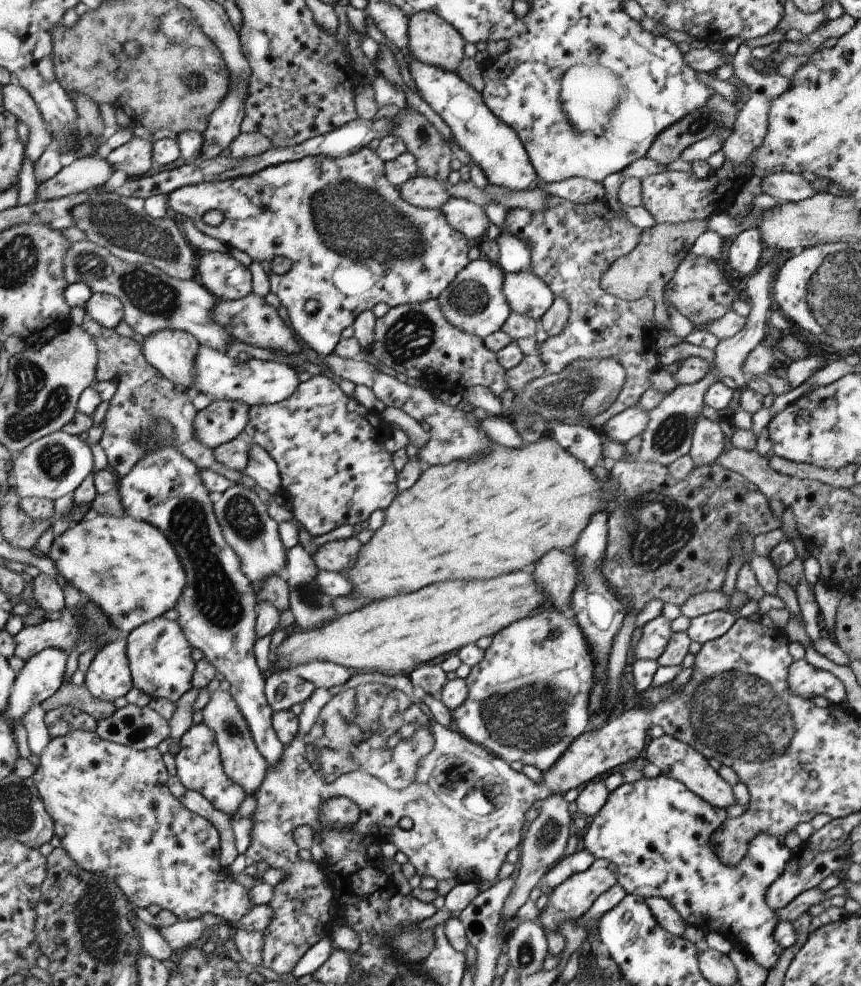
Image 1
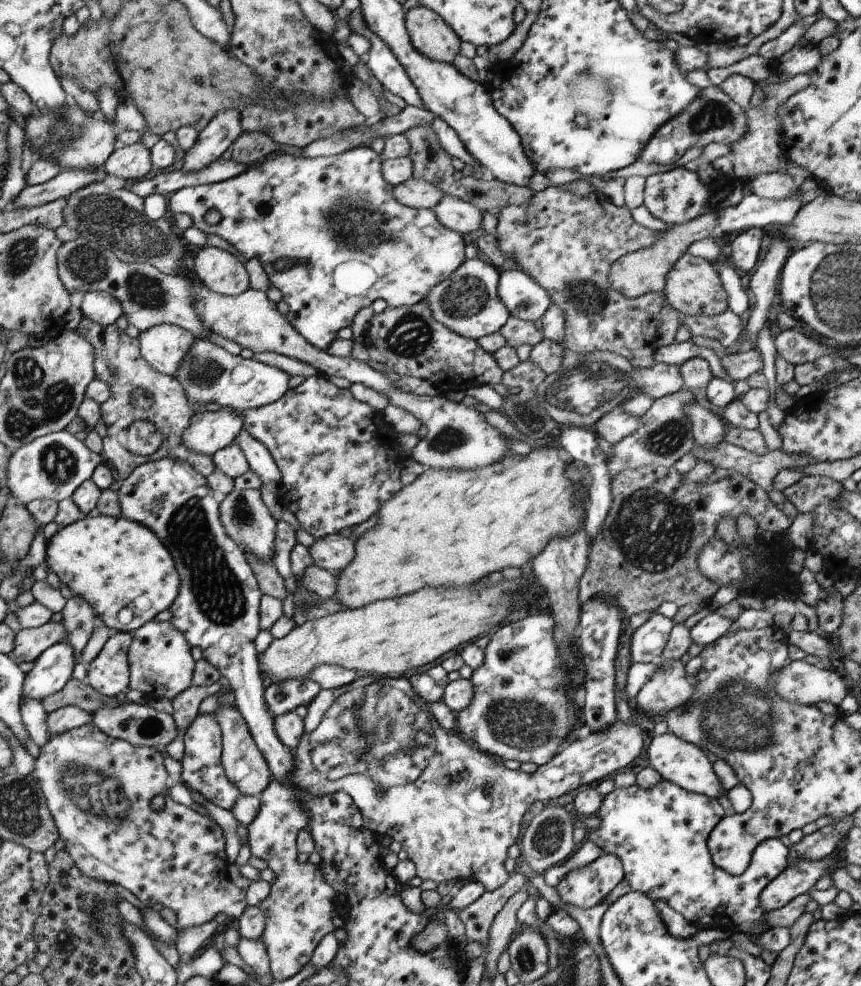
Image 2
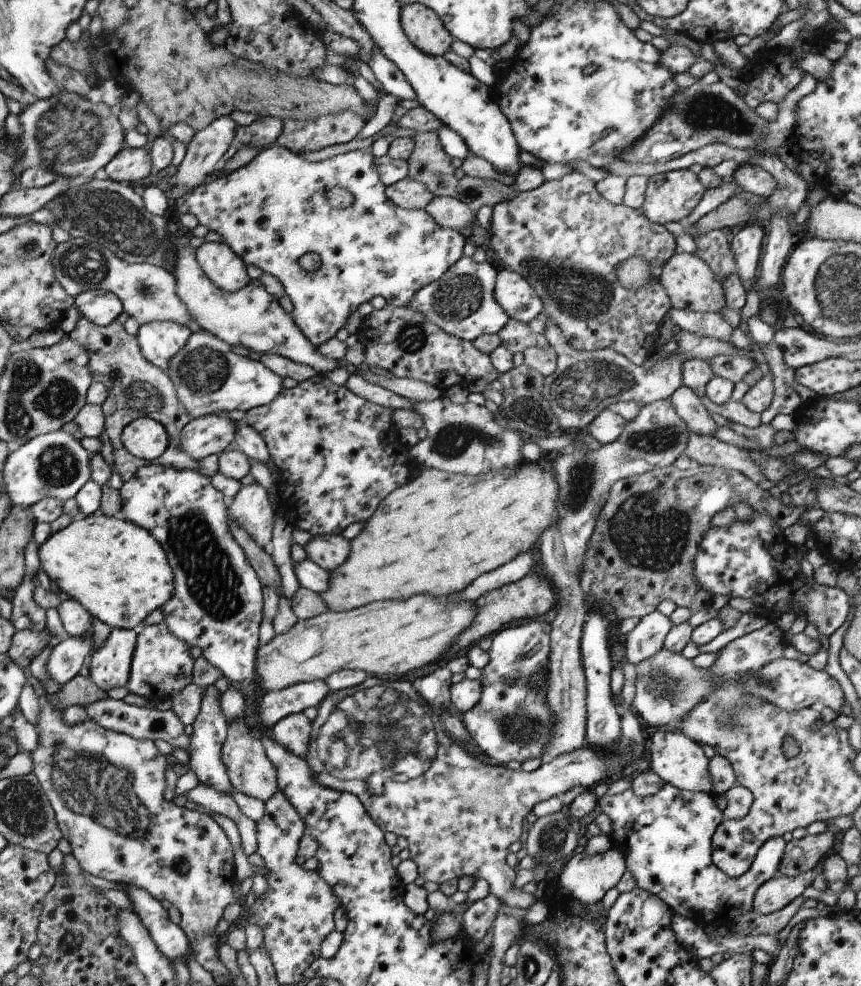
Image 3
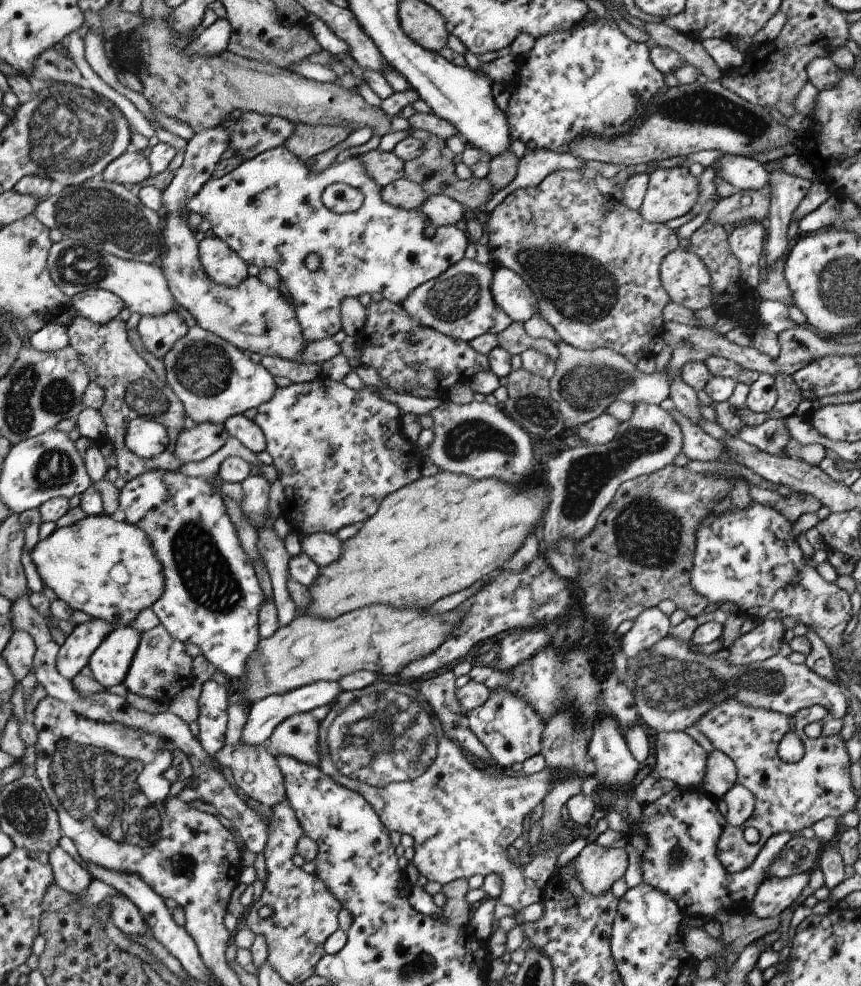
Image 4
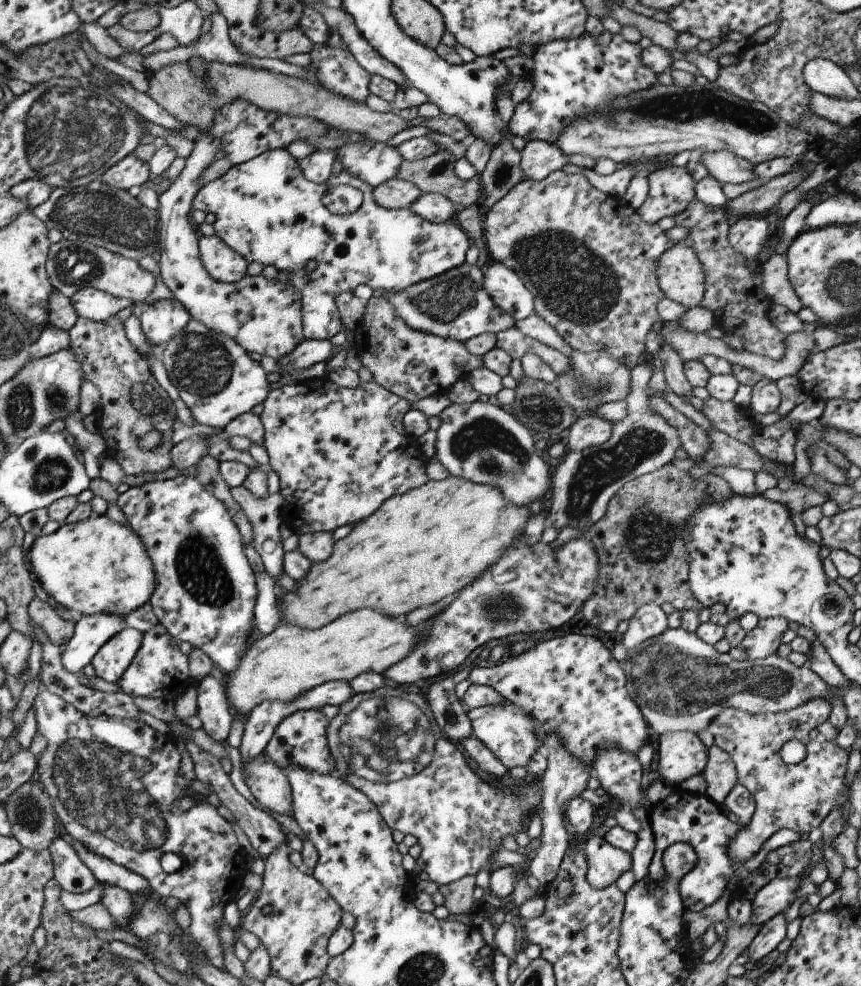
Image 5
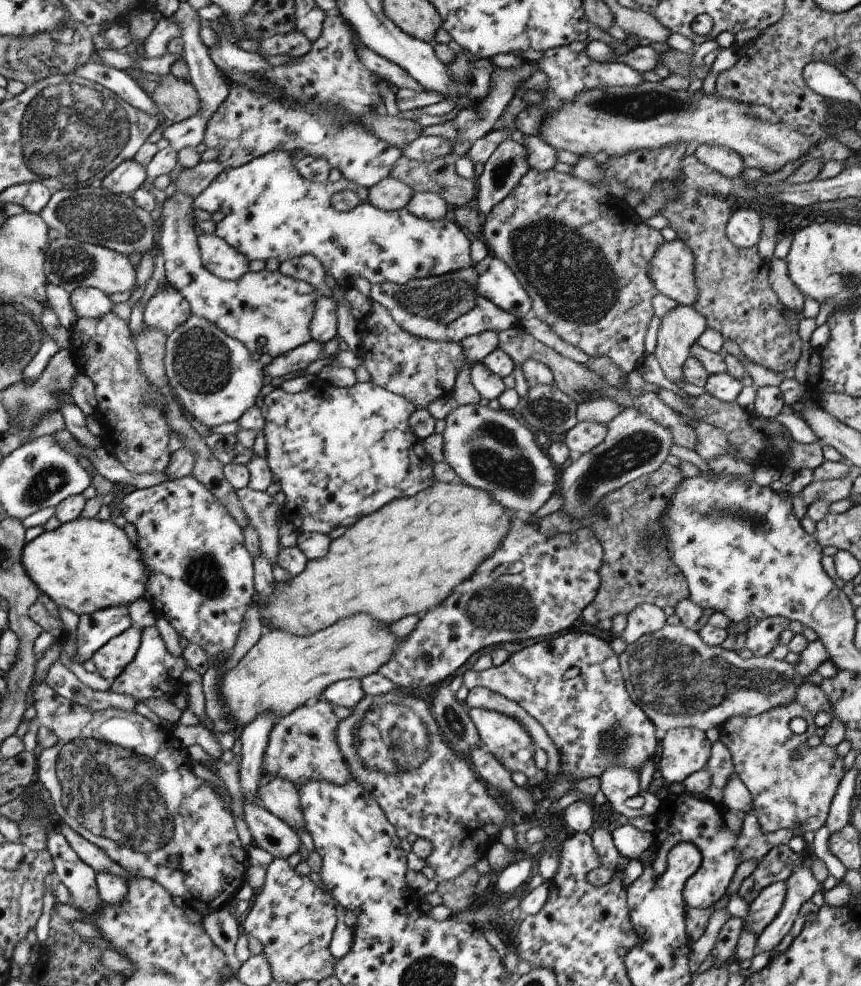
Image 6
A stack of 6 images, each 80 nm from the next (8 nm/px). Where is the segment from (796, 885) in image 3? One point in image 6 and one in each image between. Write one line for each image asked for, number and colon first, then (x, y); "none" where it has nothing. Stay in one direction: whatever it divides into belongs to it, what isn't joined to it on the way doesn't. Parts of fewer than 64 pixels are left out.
4: (775, 894)
5: (773, 898)
6: (763, 909)

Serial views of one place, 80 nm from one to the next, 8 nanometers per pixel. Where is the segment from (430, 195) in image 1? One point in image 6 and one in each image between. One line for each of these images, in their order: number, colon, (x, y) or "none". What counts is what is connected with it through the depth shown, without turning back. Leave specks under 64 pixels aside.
2: (417, 192)
3: (408, 193)
4: (402, 193)
5: (396, 193)
6: (390, 194)

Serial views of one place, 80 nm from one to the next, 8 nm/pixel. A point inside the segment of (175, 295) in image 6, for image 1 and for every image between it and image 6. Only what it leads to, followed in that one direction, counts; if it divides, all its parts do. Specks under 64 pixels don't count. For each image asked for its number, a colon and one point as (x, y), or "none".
1: (172, 352)
2: (163, 346)
3: (160, 340)
4: (159, 332)
5: (161, 320)

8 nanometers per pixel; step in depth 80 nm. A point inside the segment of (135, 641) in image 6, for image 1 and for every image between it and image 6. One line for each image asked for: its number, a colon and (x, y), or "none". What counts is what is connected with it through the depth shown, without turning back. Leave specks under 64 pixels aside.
1: (108, 677)
2: (108, 672)
3: (109, 667)
4: (110, 663)
5: (115, 656)

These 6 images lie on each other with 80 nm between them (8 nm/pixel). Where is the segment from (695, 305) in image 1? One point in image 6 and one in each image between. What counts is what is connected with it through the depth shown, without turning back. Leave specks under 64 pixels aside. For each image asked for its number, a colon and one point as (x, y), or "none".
2: (692, 286)
3: (690, 283)
4: (684, 276)
5: (679, 272)
6: (671, 269)

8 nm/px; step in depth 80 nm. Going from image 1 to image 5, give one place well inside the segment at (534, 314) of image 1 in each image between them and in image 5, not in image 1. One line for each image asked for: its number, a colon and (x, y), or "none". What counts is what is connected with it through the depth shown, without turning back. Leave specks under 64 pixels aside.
2: (526, 299)
3: (517, 297)
4: (512, 293)
5: (505, 286)

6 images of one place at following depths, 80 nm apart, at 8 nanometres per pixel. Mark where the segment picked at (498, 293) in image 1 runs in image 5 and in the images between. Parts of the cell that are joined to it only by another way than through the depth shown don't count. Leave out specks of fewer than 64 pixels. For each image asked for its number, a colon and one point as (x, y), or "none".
2: (468, 303)
3: (462, 302)
4: (460, 303)
5: (455, 305)

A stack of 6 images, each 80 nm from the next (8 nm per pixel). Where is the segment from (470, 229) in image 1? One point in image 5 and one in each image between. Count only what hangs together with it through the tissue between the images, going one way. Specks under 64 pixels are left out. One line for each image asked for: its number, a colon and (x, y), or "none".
2: (461, 216)
3: (450, 212)
4: (442, 210)
5: (434, 207)

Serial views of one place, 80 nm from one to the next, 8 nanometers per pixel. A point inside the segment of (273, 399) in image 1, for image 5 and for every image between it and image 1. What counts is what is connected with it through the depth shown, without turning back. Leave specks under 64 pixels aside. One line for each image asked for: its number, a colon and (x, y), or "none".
2: (210, 375)
3: (209, 378)
4: (215, 380)
5: (216, 378)

